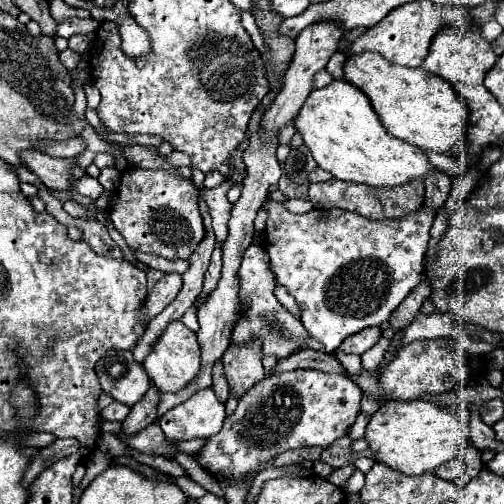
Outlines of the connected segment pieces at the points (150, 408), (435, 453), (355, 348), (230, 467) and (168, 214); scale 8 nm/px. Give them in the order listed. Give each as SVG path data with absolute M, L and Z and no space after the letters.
M150 383L150 389L148 393L130 409L130 415L126 417L124 425L122 425L122 431L126 435L134 435L138 431L142 431L144 427L148 427L150 423L156 421L156 407L158 407L158 401L160 401L160 393L158 389Z
M418 399L384 401L372 415L364 439L378 463L404 475L422 475L426 471L434 471L438 465L444 465L458 455L458 449L468 439L468 419L470 411L466 405L452 413L436 407L434 403Z
M370 327L368 331L360 331L360 335L352 335L352 337L348 337L348 339L340 345L340 351L362 355L362 353L368 351L372 345L376 345L380 337L382 337L380 327Z
M316 369L274 373L248 389L220 433L206 439L196 461L224 483L242 485L276 455L302 447L328 447L348 433L360 413L362 391L346 375Z
M128 167L122 173L122 185L118 187L118 197L120 205L110 209L110 219L116 227L116 231L126 239L128 247L132 251L144 251L144 253L154 253L164 259L188 259L192 251L198 247L198 243L204 239L204 223L198 213L198 199L196 199L198 189L184 179L178 179L176 175L168 171L150 171L150 169L140 169L140 167Z

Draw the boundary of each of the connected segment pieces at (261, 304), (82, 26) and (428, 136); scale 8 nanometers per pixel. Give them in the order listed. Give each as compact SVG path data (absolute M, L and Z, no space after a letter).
M252 243L242 257L242 265L238 271L240 277L240 299L242 299L242 307L244 307L244 317L238 321L238 325L234 327L232 333L232 343L248 343L252 339L258 339L262 343L262 351L264 355L276 355L278 359L284 359L288 355L292 355L294 351L300 349L306 329L300 323L300 319L296 319L292 313L288 313L280 301L274 295L276 289L276 281L274 281L274 273L270 271L270 263L268 263L268 253L264 251L262 245Z
M92 17L88 19L66 19L58 25L58 33L60 37L72 37L76 33L94 33L100 27L100 23L96 23Z
M360 53L344 63L344 79L364 91L376 109L382 125L398 139L420 149L432 149L444 155L456 155L464 141L468 111L454 87L442 77L418 69L408 69L386 61L380 53Z

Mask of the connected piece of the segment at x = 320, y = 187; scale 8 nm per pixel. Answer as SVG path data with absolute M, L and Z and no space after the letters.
M412 179L412 183L404 183L404 187L370 187L370 185L356 185L348 181L326 181L326 183L312 183L310 185L310 201L316 203L318 209L348 209L370 219L400 219L412 211L416 211L424 203L424 183L420 179Z

